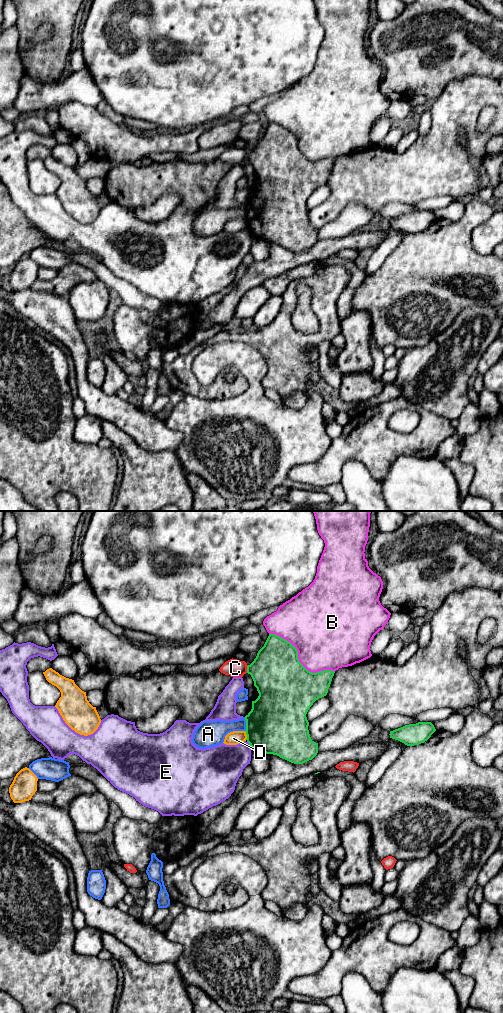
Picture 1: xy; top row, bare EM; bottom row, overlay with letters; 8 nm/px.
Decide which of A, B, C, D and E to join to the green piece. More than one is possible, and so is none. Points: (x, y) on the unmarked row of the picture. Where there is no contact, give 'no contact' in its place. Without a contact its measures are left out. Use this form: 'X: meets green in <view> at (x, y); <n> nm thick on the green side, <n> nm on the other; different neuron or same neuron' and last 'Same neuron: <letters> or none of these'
A: meets green in xy at (246, 212); 480 nm thick on the green side, 160 nm on the other; different neuron
B: meets green in xy at (298, 147); 440 nm thick on the green side, 440 nm on the other; different neuron
C: meets green in xy at (247, 157); 400 nm thick on the green side, 140 nm on the other; different neuron
D: meets green in xy at (246, 222); 460 nm thick on the green side, 110 nm on the other; different neuron
E: meets green in xy at (249, 231); 460 nm thick on the green side, 300 nm on the other; different neuron
Same neuron: none of these

